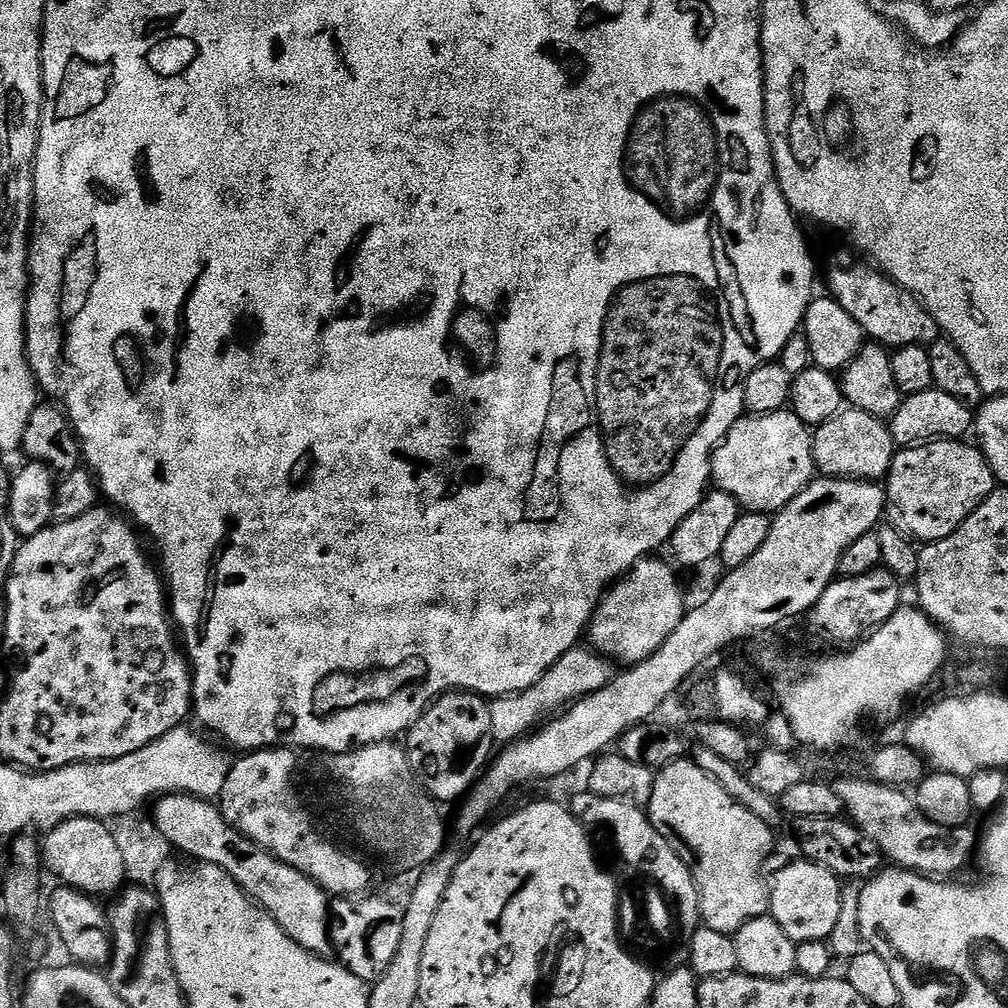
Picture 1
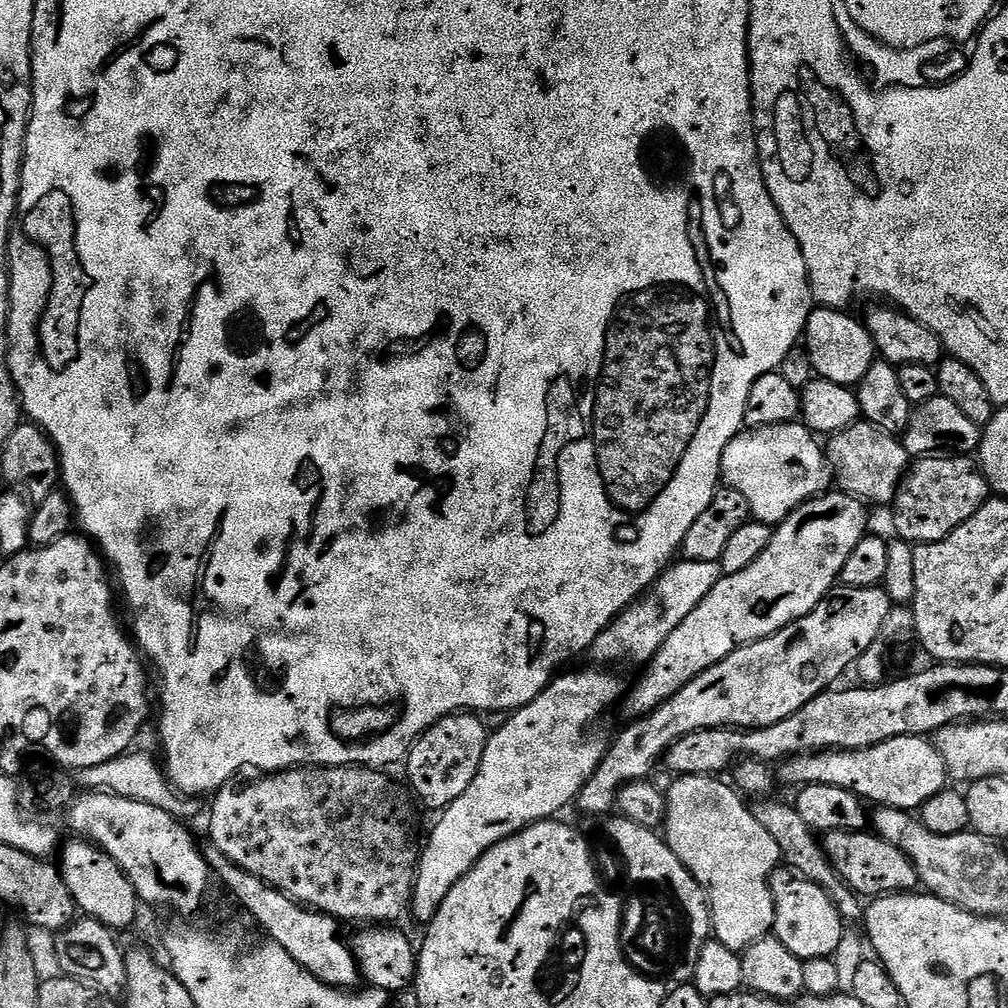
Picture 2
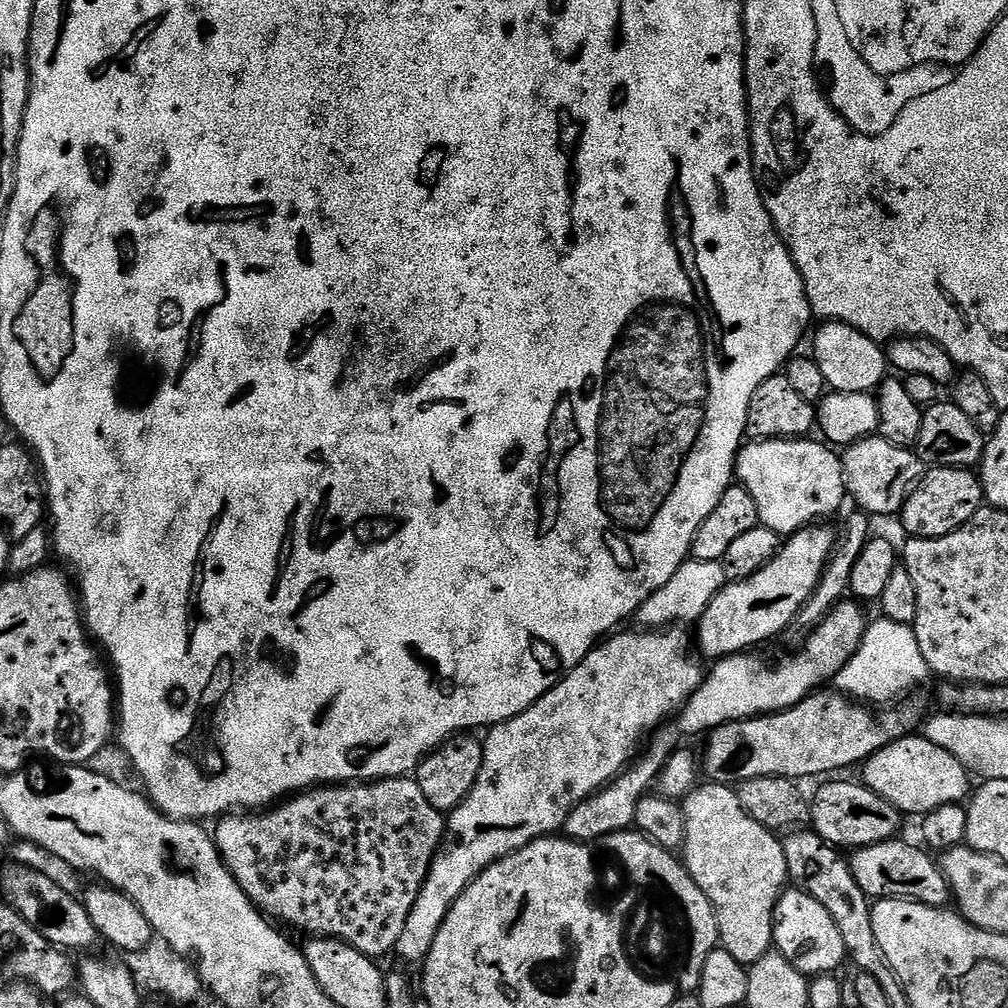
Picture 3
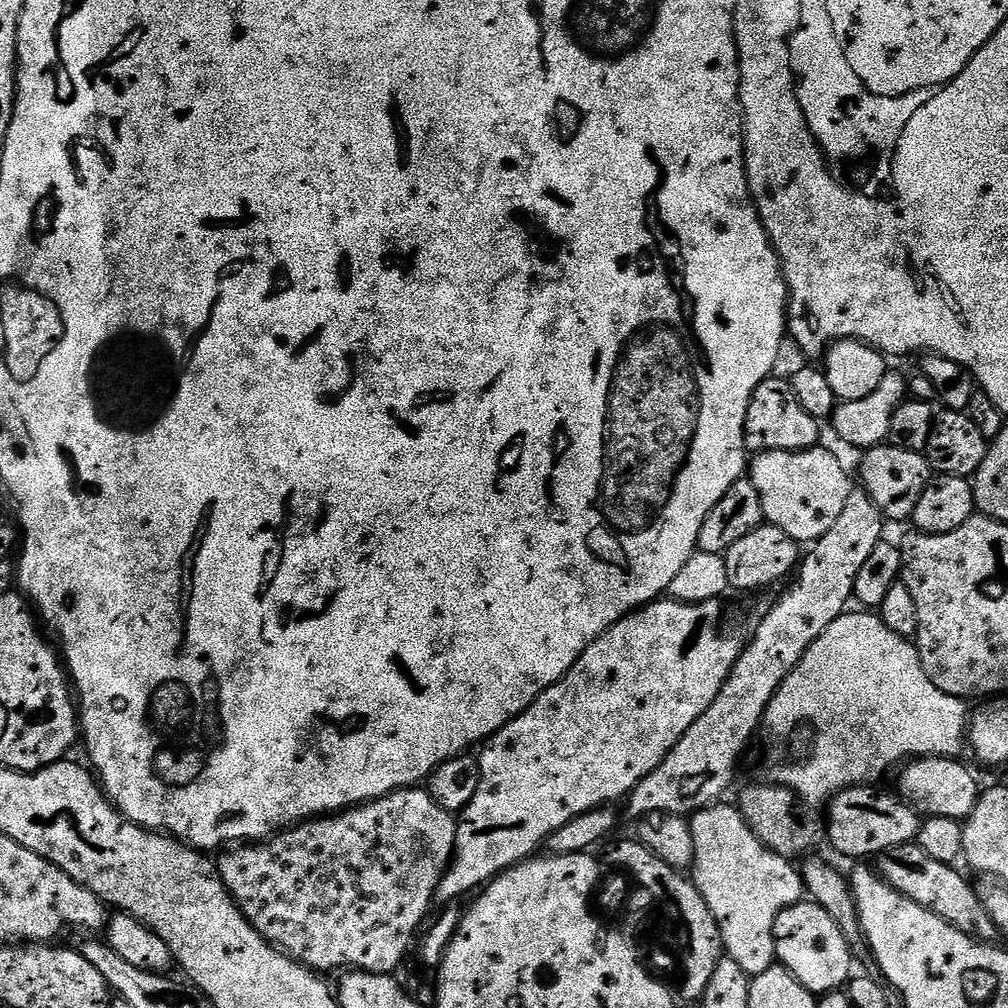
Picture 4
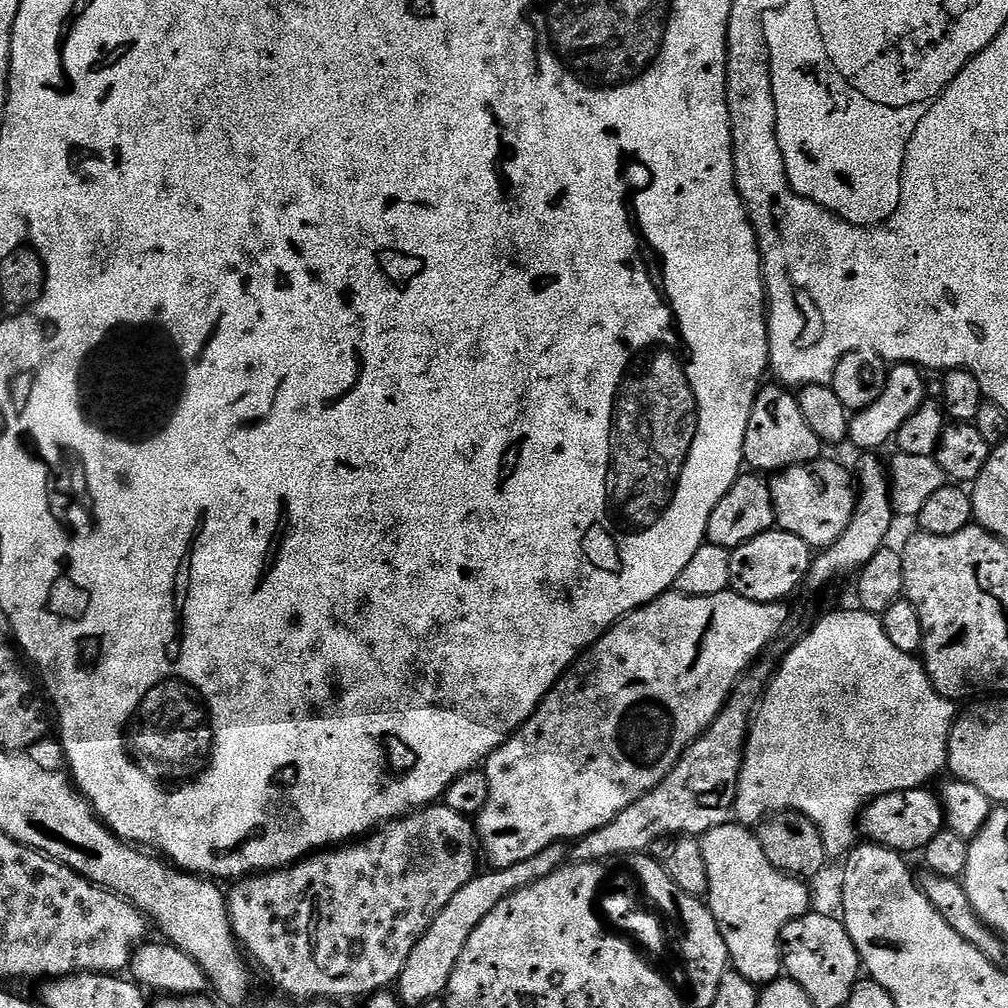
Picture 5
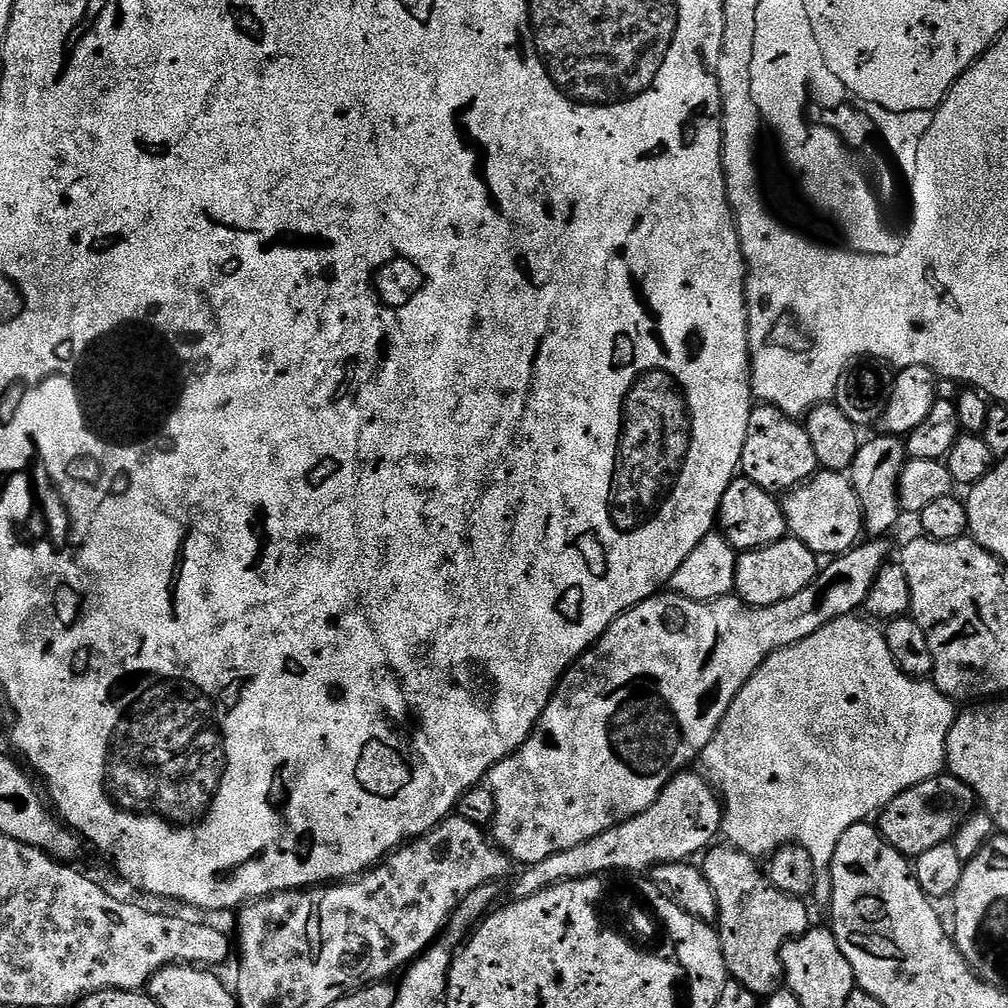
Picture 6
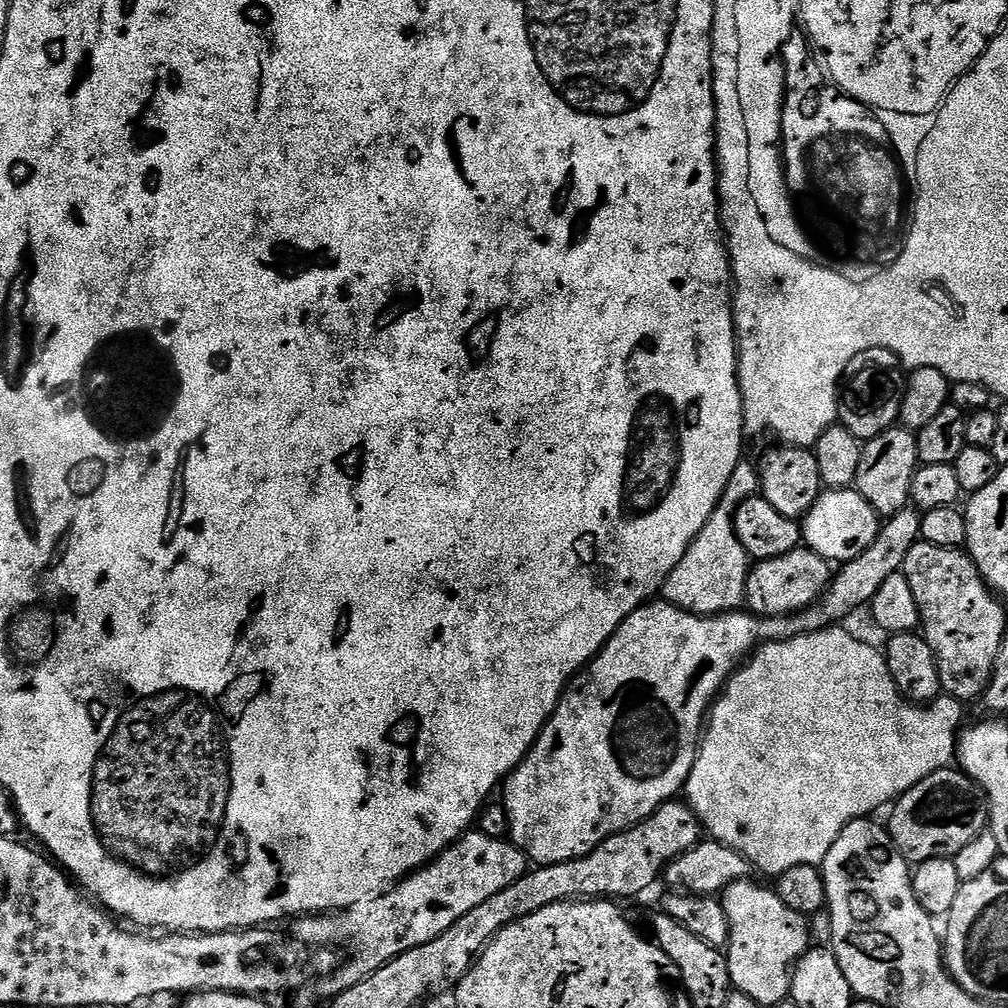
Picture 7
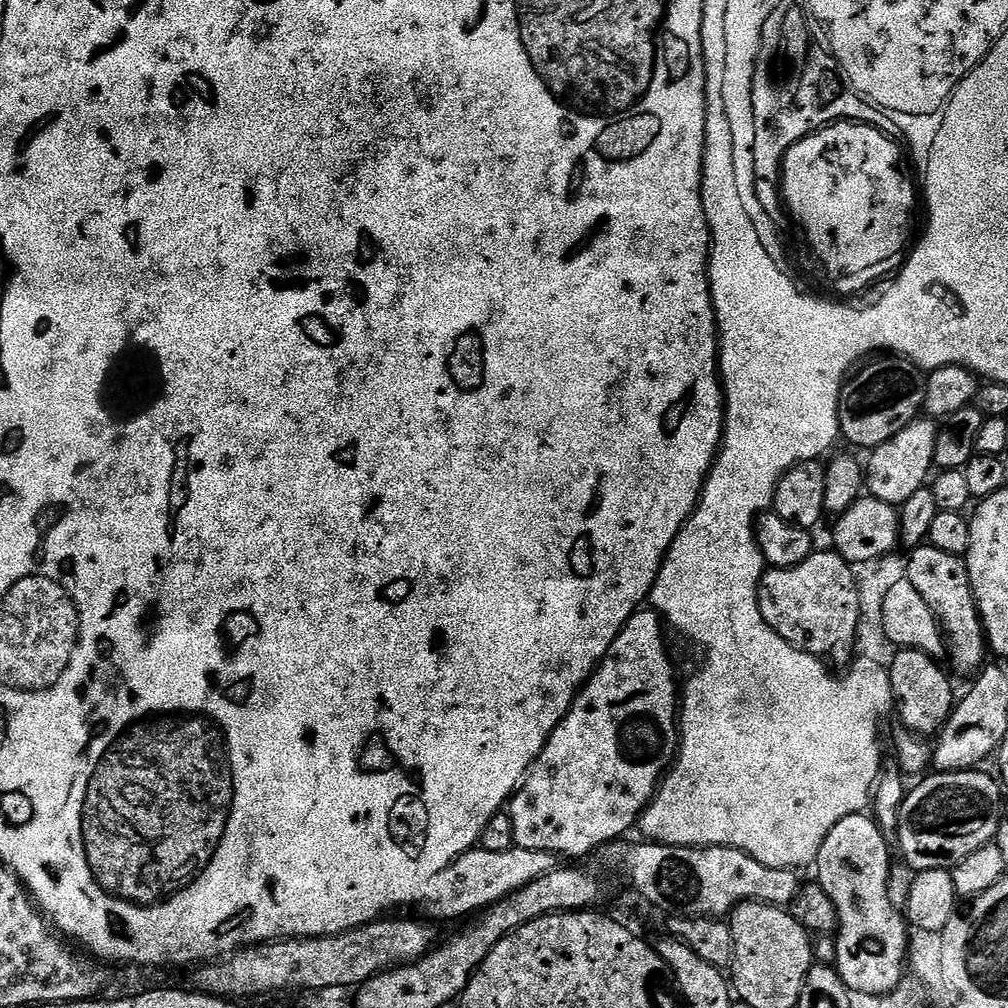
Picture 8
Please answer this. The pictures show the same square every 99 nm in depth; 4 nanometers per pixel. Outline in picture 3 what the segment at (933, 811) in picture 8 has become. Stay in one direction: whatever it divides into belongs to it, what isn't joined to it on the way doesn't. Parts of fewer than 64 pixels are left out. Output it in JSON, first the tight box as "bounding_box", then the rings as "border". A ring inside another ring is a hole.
{"bounding_box":[810,778,902,850],"border":[[[832,778],[810,796],[810,828],[826,841],[841,850],[855,850],[886,842],[897,835],[902,814],[886,798],[878,798],[874,790],[864,783],[851,784],[844,778]]]}

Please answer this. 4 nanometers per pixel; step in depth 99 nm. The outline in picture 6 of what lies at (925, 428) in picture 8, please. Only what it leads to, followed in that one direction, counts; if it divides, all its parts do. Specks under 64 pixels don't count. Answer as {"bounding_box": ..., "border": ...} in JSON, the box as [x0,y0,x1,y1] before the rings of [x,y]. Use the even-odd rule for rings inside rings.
{"bounding_box":[850,435,908,538],"border":[[[875,435],[869,440],[867,437],[861,443],[850,469],[850,479],[862,506],[865,533],[872,538],[884,538],[902,517],[898,486],[900,471],[904,469],[904,462],[908,459],[908,450],[905,441],[899,436]]]}

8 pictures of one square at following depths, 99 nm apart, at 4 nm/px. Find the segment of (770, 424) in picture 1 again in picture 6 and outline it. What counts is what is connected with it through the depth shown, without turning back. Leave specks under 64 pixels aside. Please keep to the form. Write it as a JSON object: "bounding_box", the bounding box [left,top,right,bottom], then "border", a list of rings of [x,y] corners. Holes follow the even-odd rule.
{"bounding_box":[783,471,865,558],"border":[[[817,471],[806,484],[800,484],[783,497],[788,531],[820,558],[835,558],[861,543],[865,535],[862,506],[851,479],[843,472]]]}

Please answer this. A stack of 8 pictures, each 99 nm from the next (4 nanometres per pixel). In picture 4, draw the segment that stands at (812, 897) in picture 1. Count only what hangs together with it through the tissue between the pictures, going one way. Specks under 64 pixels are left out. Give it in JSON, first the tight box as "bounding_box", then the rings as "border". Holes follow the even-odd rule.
{"bounding_box":[774,902,854,994],"border":[[[801,902],[782,910],[774,922],[774,938],[777,961],[790,970],[806,990],[814,994],[838,992],[849,983],[854,965],[852,950],[846,938],[842,938],[842,930],[838,930],[834,918],[830,918],[822,906]]]}

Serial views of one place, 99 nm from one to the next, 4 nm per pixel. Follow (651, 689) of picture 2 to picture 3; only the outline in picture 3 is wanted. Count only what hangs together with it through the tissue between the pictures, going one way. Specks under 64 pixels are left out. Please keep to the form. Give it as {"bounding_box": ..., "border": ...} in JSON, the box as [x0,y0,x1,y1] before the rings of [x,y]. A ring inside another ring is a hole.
{"bounding_box":[694,522,838,658],"border":[[[817,522],[815,524],[808,525],[807,528],[799,528],[797,532],[792,533],[791,536],[787,537],[781,543],[780,548],[776,552],[776,556],[774,559],[769,562],[766,566],[762,566],[762,570],[758,570],[754,574],[750,574],[750,578],[746,578],[745,580],[734,580],[728,583],[725,583],[724,588],[718,595],[714,598],[714,602],[710,602],[710,606],[706,606],[706,614],[702,614],[702,618],[695,625],[696,628],[696,636],[694,632],[694,640],[700,643],[700,648],[705,652],[706,655],[712,656],[711,658],[723,658],[725,656],[735,656],[737,654],[747,653],[749,650],[755,649],[752,648],[755,644],[764,644],[767,642],[771,636],[776,636],[780,631],[783,630],[784,627],[787,626],[788,623],[795,621],[797,617],[800,615],[800,611],[802,610],[802,606],[807,602],[808,599],[812,597],[814,594],[814,590],[818,586],[818,582],[822,578],[822,574],[824,573],[824,565],[828,563],[828,560],[832,556],[832,551],[836,549],[836,538],[838,535],[837,529],[834,527],[831,528],[831,523],[828,522]]]}

